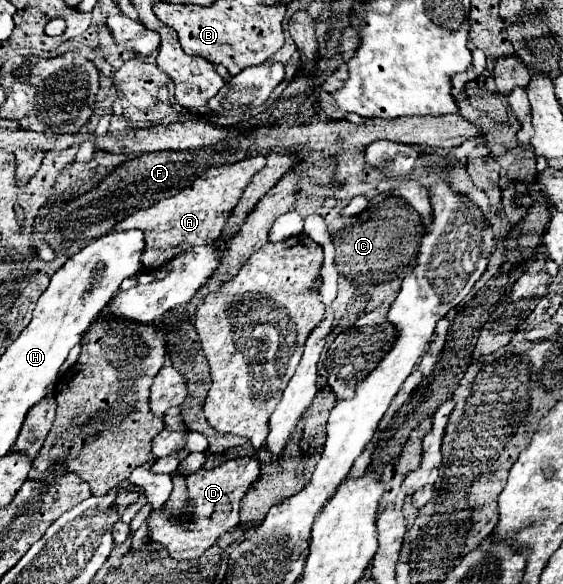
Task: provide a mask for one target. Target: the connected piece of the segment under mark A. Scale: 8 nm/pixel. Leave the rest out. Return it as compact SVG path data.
M254 155L246 157L244 161L232 163L232 165L222 165L222 167L212 167L204 171L188 189L180 191L178 195L164 199L150 209L140 209L138 213L132 213L124 221L120 221L114 231L120 229L142 229L146 233L146 249L150 253L144 253L142 265L146 269L142 271L154 271L162 267L164 263L172 261L180 251L186 247L194 245L208 245L214 243L220 237L220 231L230 215L230 211L236 207L240 201L244 189L250 185L252 177L264 169L264 155Z

